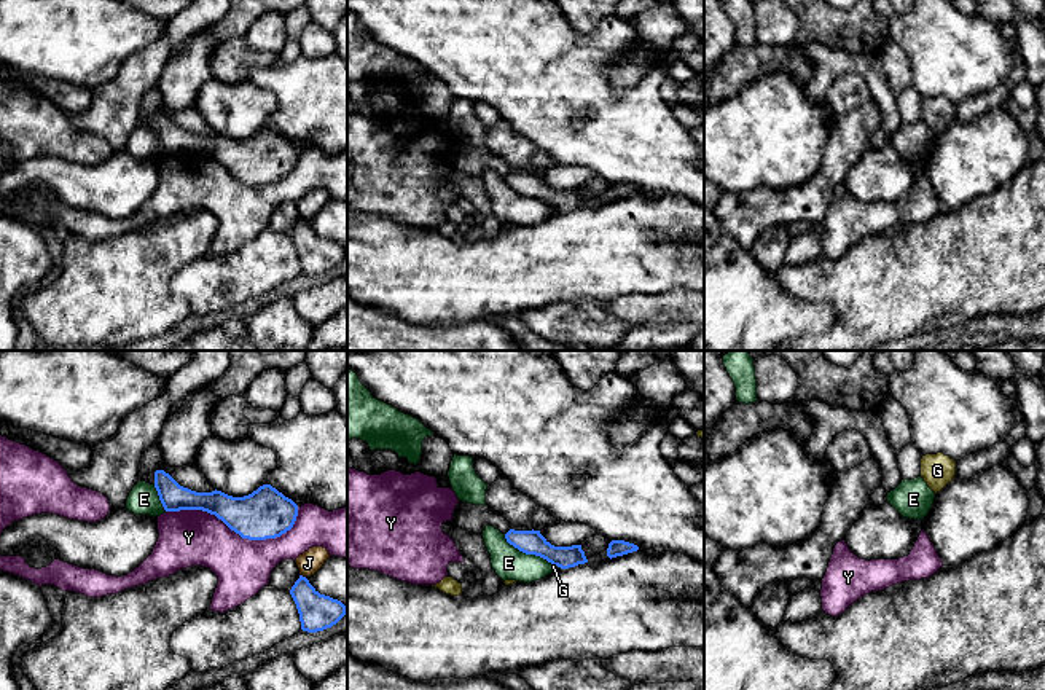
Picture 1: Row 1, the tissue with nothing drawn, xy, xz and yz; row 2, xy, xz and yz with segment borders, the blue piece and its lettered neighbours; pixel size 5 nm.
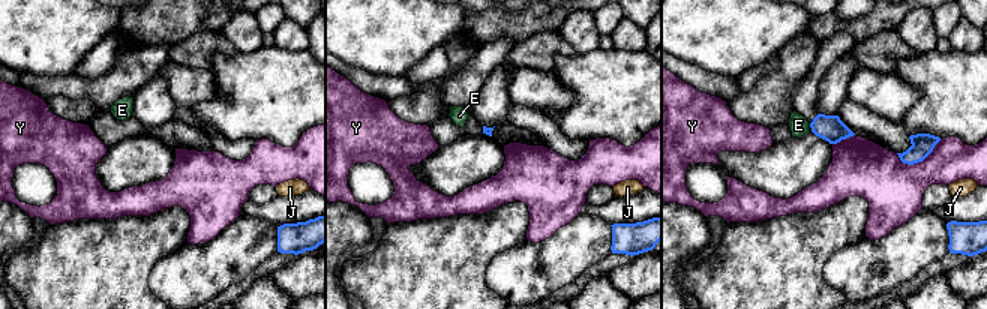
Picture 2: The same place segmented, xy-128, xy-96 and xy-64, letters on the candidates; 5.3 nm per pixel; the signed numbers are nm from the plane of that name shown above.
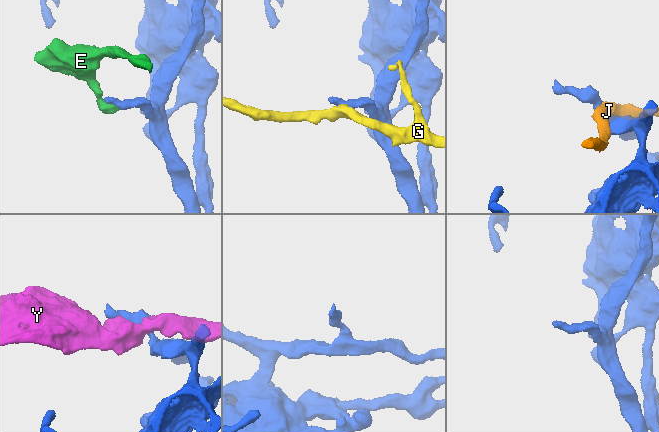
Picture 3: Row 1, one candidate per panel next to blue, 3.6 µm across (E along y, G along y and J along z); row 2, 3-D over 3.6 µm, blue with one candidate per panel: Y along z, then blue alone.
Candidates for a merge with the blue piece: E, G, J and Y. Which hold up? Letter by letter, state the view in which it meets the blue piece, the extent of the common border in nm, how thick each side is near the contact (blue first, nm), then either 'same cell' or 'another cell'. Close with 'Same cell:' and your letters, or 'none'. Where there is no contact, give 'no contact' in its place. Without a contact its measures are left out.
E: xz | 300 nm | 130/160 nm | another cell
G: xz | 50 nm | 130/20 nm | another cell
J: xy | 40 nm | 190/120 nm | another cell
Y: xy | 650 nm | 260/280 nm | another cell
Same cell: none

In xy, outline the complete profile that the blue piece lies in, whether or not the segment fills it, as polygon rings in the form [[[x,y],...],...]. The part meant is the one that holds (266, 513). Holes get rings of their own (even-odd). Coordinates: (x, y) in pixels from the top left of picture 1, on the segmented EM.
[[[164,470],[147,473],[142,481],[153,484],[166,512],[202,510],[215,515],[231,531],[249,540],[276,539],[290,531],[298,505],[271,484],[244,497],[221,491],[196,492],[180,486]]]

